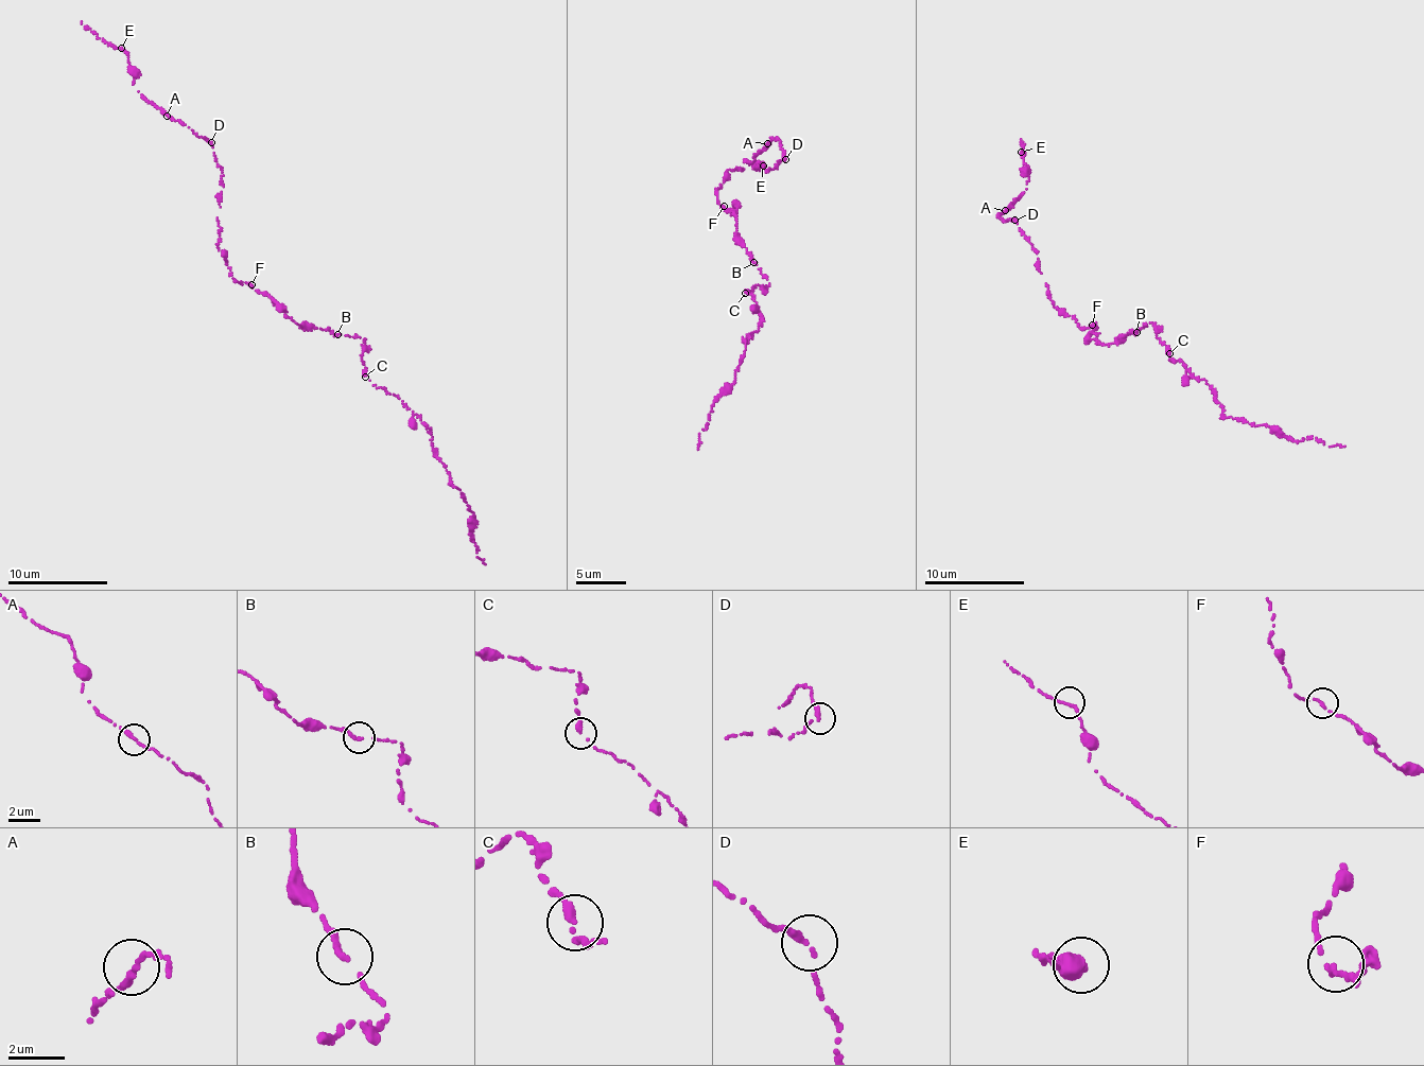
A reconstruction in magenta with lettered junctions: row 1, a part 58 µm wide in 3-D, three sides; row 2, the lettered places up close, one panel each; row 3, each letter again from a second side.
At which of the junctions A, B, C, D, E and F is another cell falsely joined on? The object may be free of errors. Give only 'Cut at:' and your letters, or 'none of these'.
Cut at: none of these

